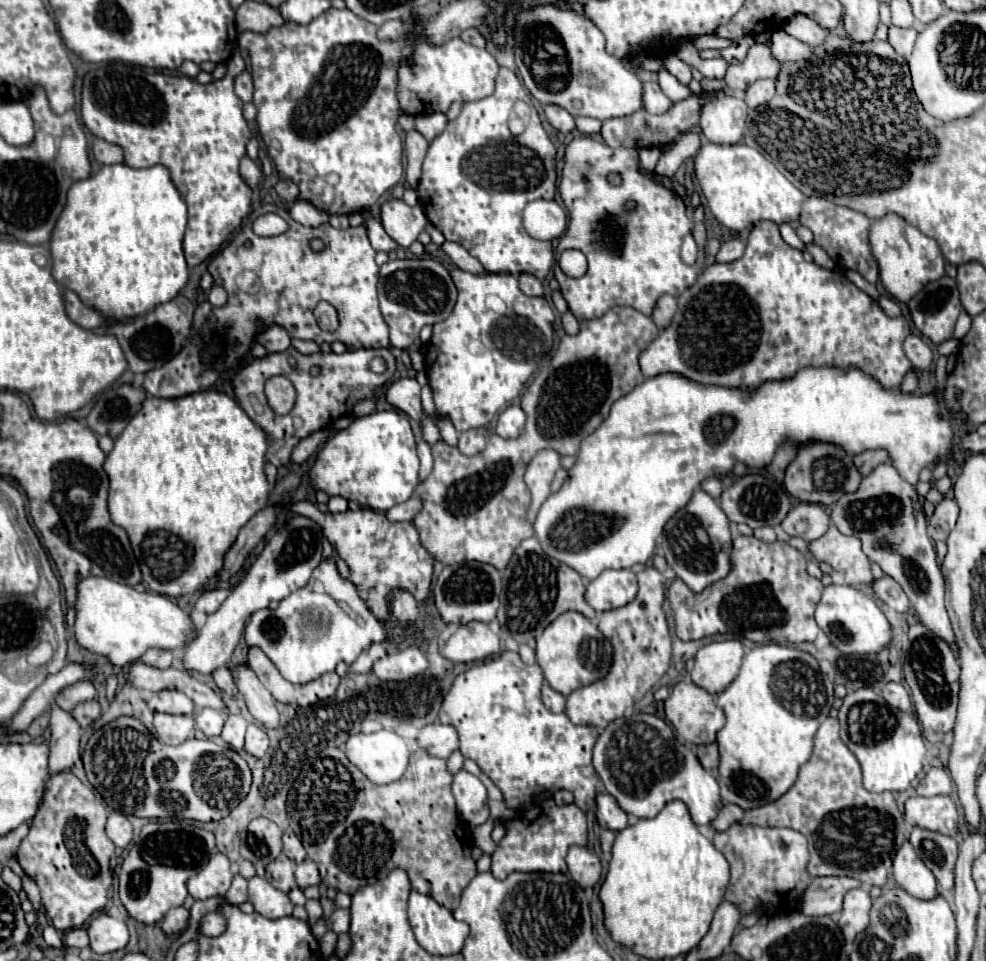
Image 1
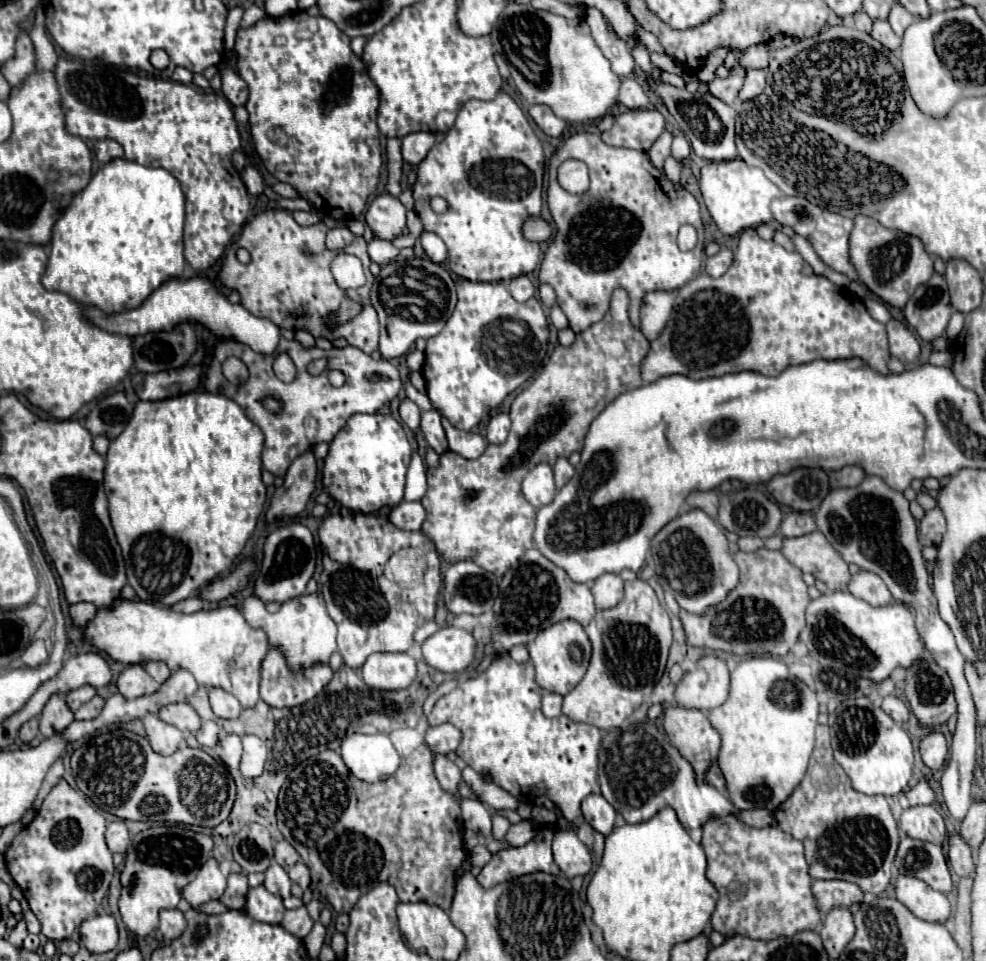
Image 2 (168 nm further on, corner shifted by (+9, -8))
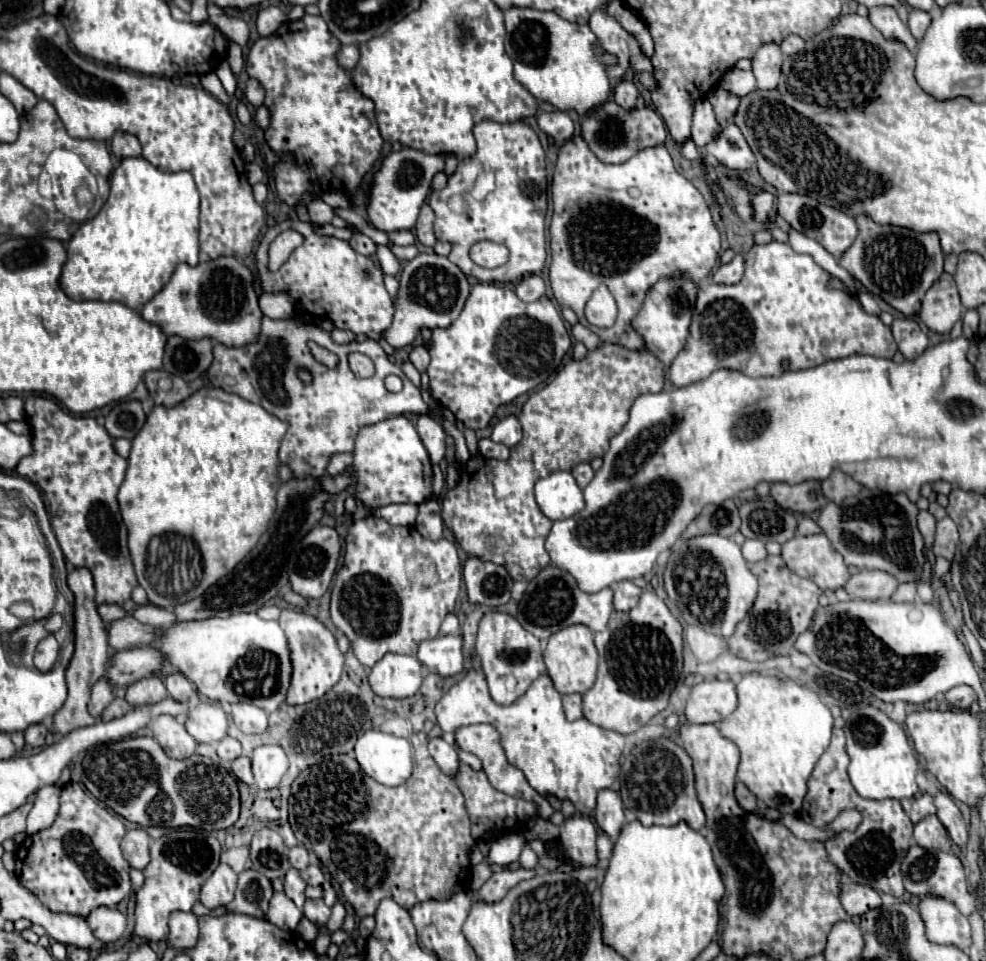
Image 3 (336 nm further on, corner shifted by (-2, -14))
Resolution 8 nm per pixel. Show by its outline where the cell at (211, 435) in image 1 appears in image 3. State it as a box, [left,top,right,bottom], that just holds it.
[117,387,287,609]

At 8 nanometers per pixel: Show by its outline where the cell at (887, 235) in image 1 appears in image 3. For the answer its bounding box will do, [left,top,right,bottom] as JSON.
[839,215,943,315]

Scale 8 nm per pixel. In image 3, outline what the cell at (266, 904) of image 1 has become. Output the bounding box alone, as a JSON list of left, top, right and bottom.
[267,893,303,931]

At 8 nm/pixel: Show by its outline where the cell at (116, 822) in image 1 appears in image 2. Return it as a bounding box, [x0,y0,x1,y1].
[106,821,128,853]

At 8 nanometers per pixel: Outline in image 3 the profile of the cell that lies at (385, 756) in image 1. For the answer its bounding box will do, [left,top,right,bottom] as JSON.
[355,729,413,787]

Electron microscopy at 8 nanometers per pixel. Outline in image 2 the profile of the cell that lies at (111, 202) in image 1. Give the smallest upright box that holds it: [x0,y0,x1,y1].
[42,159,184,313]

